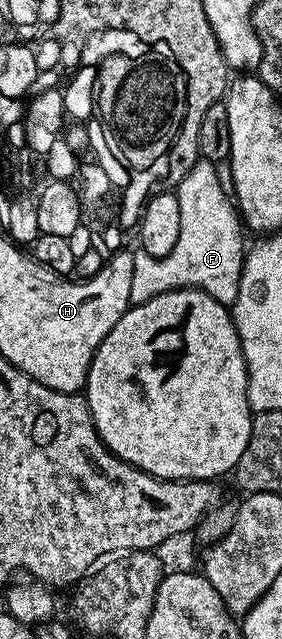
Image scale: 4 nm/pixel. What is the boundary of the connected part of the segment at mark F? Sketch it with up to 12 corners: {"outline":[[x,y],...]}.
{"outline":[[216,164],[174,193],[178,242],[133,254],[129,304],[195,287],[235,303],[246,231]]}

